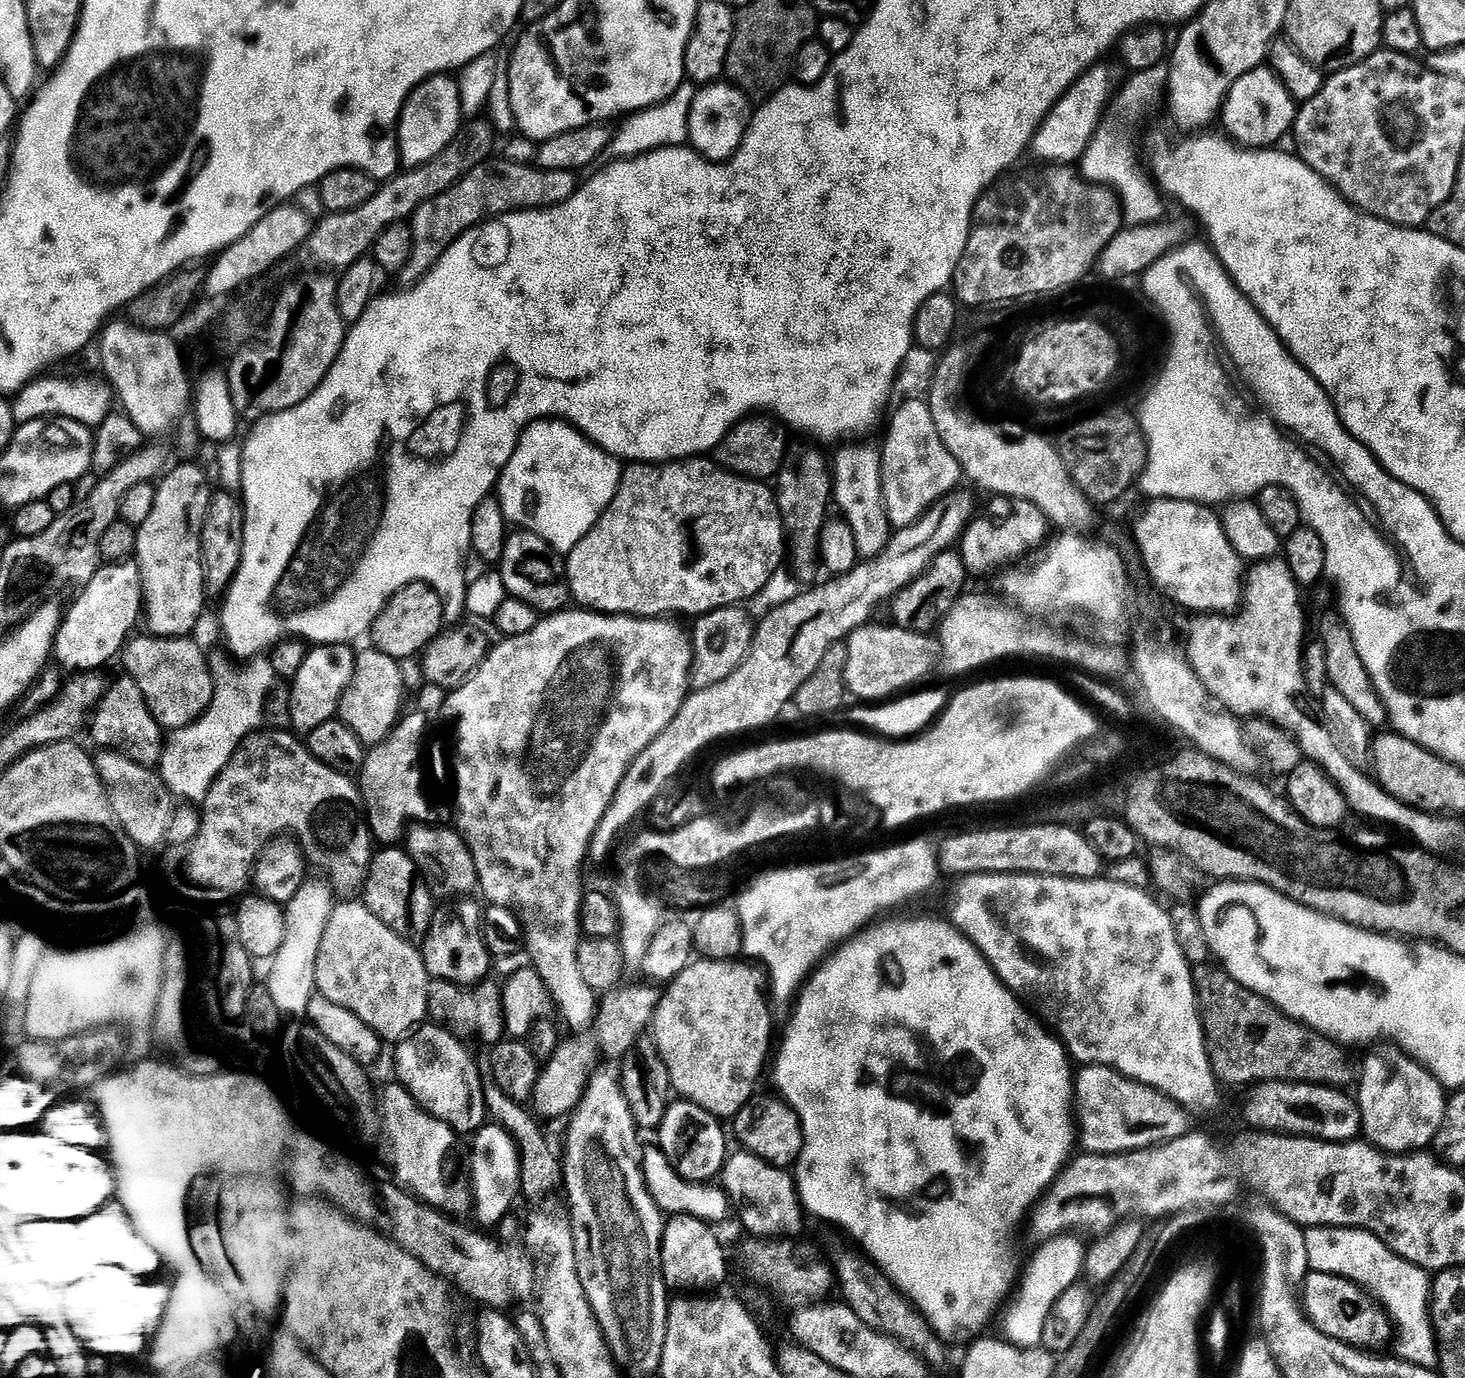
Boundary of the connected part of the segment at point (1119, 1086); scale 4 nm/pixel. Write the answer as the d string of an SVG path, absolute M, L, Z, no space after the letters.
M1085 1065L1077 1071L1075 1081L1074 1100L1078 1113L1080 1146L1089 1155L1127 1155L1144 1148L1157 1147L1169 1140L1176 1140L1191 1131L1190 1124L1186 1121L1187 1113L1182 1105L1165 1096L1163 1092L1157 1091L1156 1088L1122 1075L1115 1068Z

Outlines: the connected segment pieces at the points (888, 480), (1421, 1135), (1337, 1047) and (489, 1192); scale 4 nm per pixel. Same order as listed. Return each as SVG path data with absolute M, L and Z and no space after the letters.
M905 399L901 404L901 408L893 414L892 421L888 424L888 437L882 441L882 486L885 490L885 506L889 522L893 529L908 528L916 523L933 504L944 499L948 493L957 491L959 484L956 483L962 480L960 464L939 437L929 405L923 399Z
M1381 1043L1369 1052L1371 1054L1364 1062L1360 1086L1356 1090L1363 1118L1363 1133L1370 1136L1373 1145L1392 1155L1408 1155L1410 1152L1427 1149L1435 1141L1445 1120L1445 1112L1448 1109L1447 1089L1427 1067L1395 1043Z
M1197 967L1194 979L1208 1038L1208 1055L1212 1057L1217 1080L1225 1085L1252 1086L1265 1080L1290 1080L1344 1086L1348 1080L1345 1045L1292 1020L1283 1009L1239 984L1223 967L1215 967Z
M491 1124L480 1128L473 1137L472 1160L470 1156L470 1179L474 1216L477 1216L481 1227L501 1222L511 1213L510 1208L521 1193L521 1162L519 1145L514 1137L501 1125Z

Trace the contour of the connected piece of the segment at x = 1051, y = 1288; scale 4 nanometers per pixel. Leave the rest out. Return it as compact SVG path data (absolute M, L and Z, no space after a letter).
M1065 1234L1043 1243L1038 1250L1029 1268L1027 1265L1019 1290L1002 1318L1005 1339L1021 1348L1035 1348L1043 1343L1053 1307L1058 1298L1083 1277L1090 1248L1087 1242L1085 1244L1076 1234Z

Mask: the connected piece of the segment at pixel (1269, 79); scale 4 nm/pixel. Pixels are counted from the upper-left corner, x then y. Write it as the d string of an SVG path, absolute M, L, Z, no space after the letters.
M1261 66L1242 74L1238 82L1228 91L1224 106L1220 110L1219 123L1224 123L1223 135L1241 148L1271 149L1279 145L1284 135L1293 131L1298 111L1297 101L1271 67Z

